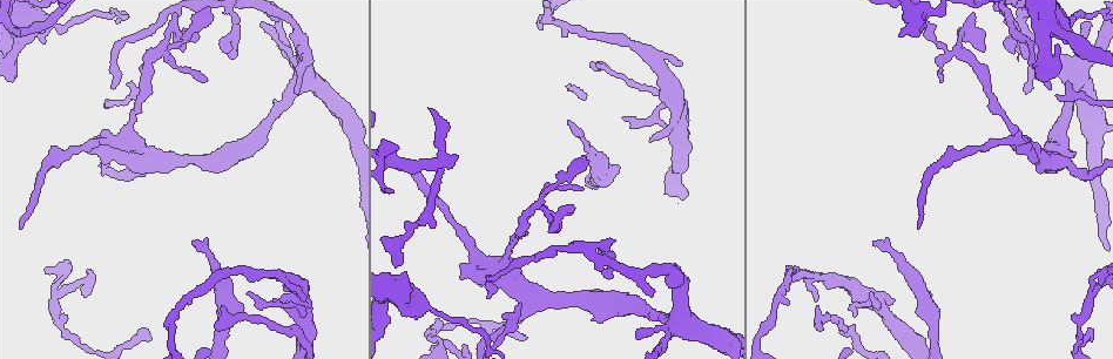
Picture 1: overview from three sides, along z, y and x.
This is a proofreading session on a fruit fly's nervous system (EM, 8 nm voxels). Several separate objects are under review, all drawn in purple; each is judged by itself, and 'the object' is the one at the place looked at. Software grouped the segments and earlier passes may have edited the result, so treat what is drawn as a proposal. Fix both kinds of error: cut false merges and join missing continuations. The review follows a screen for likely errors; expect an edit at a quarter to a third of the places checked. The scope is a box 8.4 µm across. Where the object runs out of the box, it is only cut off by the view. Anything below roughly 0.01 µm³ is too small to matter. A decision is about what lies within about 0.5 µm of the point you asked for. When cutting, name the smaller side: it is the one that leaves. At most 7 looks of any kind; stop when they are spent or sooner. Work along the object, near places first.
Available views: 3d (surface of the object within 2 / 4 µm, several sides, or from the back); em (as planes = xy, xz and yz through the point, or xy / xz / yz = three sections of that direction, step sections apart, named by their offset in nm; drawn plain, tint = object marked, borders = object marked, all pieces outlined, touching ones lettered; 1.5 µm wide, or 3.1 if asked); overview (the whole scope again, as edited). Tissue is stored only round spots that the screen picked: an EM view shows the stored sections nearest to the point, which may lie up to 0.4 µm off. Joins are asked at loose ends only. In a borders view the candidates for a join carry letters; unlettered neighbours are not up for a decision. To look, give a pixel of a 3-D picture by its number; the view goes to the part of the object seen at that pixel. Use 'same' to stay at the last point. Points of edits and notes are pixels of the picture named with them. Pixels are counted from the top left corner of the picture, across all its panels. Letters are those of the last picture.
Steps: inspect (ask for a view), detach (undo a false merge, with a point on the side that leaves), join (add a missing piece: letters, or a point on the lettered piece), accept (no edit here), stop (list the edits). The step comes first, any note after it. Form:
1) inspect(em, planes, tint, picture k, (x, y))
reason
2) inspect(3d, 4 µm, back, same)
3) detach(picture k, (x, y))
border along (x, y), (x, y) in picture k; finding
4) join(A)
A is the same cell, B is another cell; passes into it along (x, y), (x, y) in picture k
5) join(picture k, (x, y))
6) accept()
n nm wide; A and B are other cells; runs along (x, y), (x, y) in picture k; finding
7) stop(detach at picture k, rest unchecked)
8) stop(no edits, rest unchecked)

inspect(3d, 4 µm, back, picture 1, (110, 86))
end of a long branch

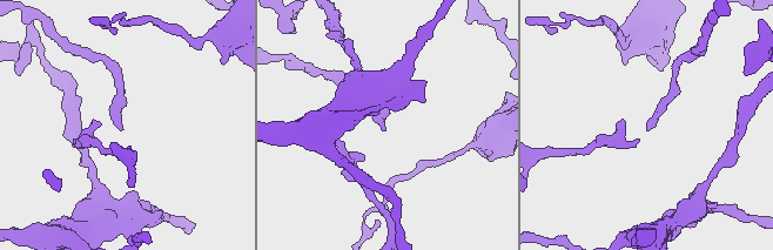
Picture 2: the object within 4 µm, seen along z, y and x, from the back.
inspect(em, planes, borders, picture 2, (646, 127))

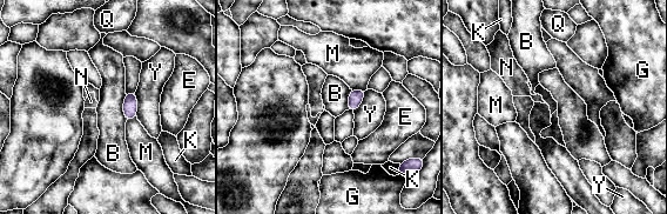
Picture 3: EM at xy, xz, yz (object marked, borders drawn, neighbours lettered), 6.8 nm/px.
accept()
100 nm wide; B, E, G, K, M, N, Q and Y are other cells; none of them fits

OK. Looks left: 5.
inspect(em, xz, step 8, borders, picture 1, (56, 26))
sudden change in width

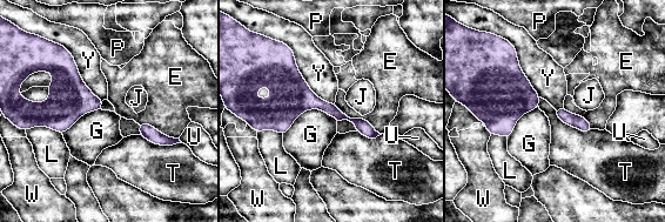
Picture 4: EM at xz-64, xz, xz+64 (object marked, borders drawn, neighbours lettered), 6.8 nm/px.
inspect(em, planes, borders, same)

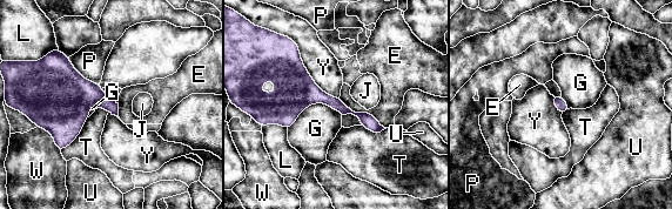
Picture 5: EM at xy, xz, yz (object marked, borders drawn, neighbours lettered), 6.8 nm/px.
accept()
80 nm wide; E, G, J, L, P, T, U, W and Y are other cells; runs along (266, 99), (324, 98), (378, 128) in picture 5; continuous, no second cell

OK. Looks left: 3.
inspect(3d, 4 µm, picture 1, (1091, 22))
thin end

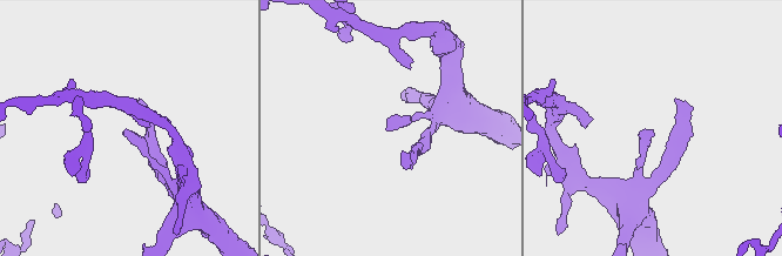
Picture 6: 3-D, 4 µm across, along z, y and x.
inspect(em, planes, borders, picture 6, (389, 130))

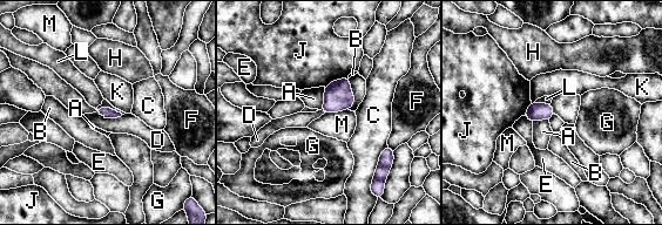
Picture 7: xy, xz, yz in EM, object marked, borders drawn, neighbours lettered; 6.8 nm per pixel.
accept()
A, B, C, D, E, F, G, H, J, K, L and M are other cells; border along (98, 107), (110, 107), (122, 114) in picture 7; no lettered piece goes on from it

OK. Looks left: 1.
stop(no edits, rest unchecked)

